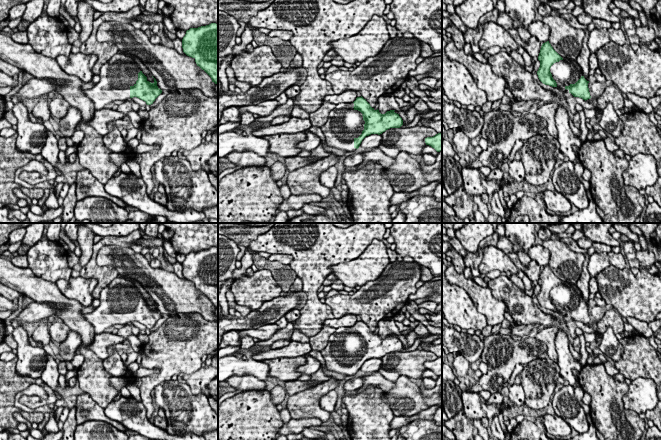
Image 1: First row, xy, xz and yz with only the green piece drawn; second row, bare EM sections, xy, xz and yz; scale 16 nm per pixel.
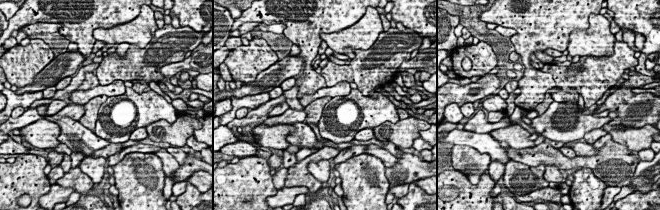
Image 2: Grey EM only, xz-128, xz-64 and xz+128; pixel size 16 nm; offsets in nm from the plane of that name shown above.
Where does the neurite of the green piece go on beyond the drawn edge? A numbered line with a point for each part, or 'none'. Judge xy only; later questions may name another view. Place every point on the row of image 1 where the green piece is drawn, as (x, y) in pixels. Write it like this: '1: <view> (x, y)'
1: xy (117, 75)

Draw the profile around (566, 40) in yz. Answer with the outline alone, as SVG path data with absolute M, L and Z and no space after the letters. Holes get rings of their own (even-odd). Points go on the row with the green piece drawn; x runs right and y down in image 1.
M547 14L543 23L550 28L549 43L567 61L576 61L579 56L585 31L572 27L561 15Z

